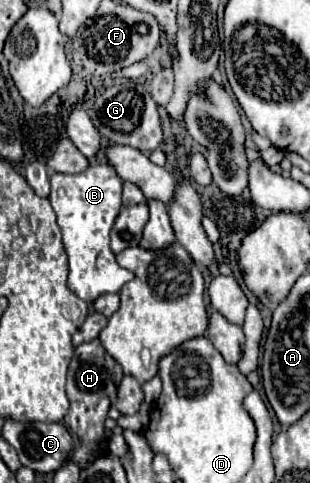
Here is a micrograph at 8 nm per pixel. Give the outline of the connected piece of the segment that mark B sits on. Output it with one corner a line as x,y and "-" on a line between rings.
107,163
89,165
83,173
51,175
49,201
57,215
57,225
63,233
63,245
69,257
67,287
83,301
91,303
101,293
117,293
135,275
115,261
109,247
109,231
121,209
121,179

